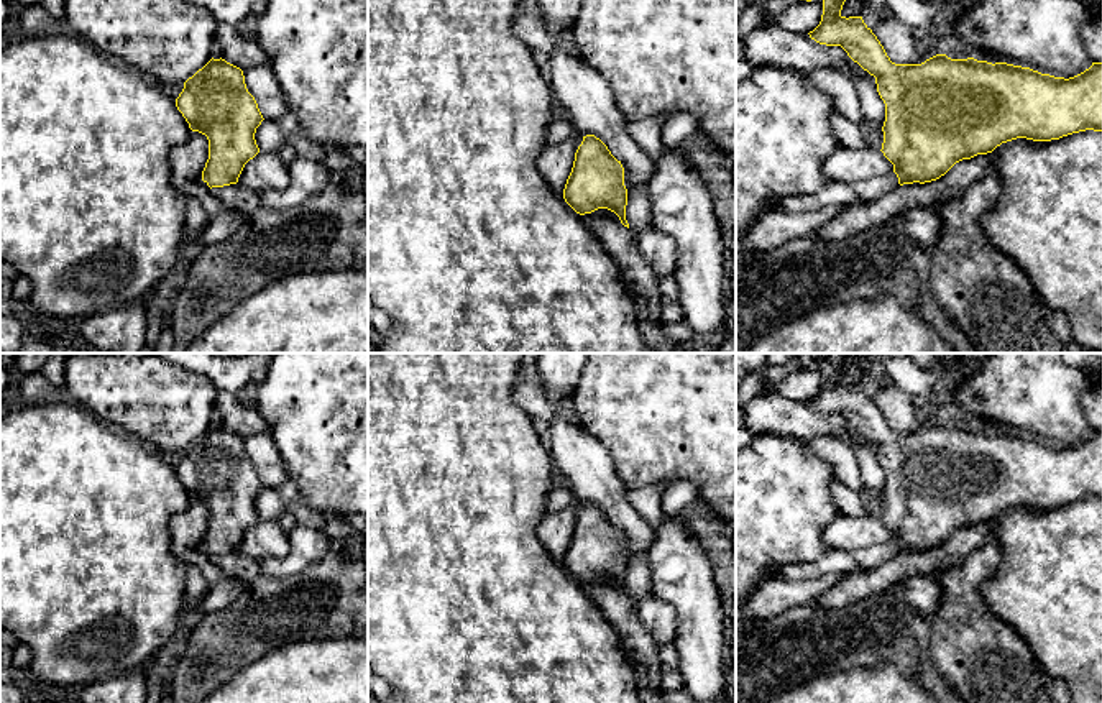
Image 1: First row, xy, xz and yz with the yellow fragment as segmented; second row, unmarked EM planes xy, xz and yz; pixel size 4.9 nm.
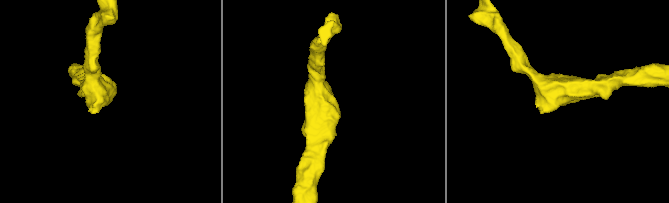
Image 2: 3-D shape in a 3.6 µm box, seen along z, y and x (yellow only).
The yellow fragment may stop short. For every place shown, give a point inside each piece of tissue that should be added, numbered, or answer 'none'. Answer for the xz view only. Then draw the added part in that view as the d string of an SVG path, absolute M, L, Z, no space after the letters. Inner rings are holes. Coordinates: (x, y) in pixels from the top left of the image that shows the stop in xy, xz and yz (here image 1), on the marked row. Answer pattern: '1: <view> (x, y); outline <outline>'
none

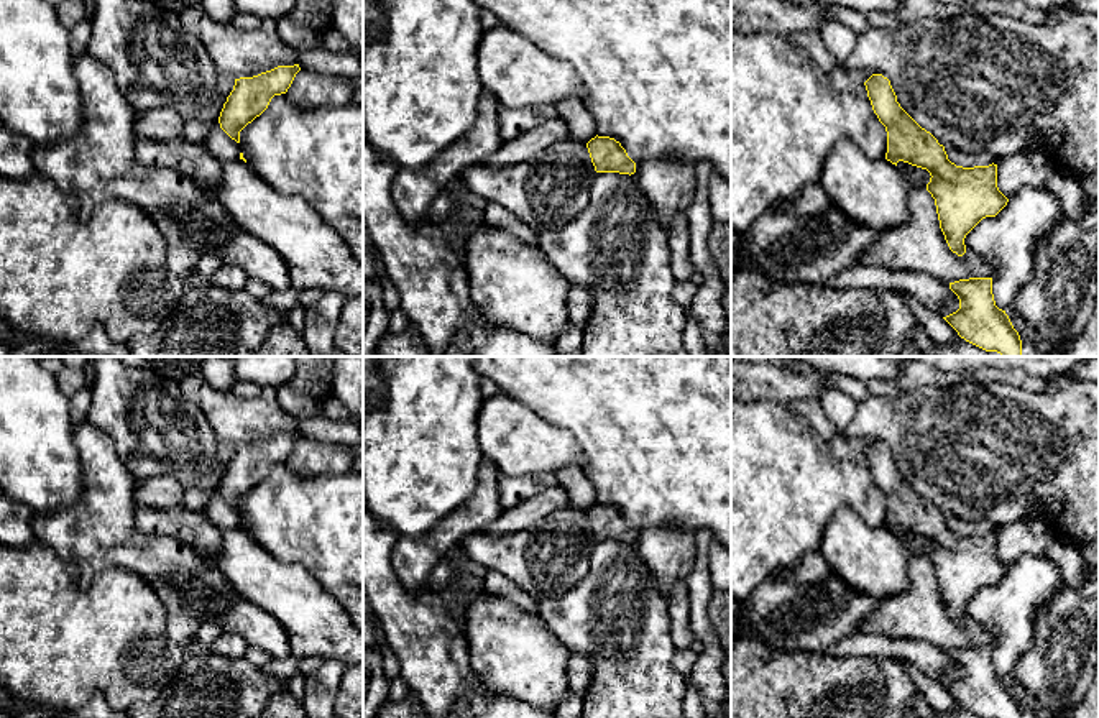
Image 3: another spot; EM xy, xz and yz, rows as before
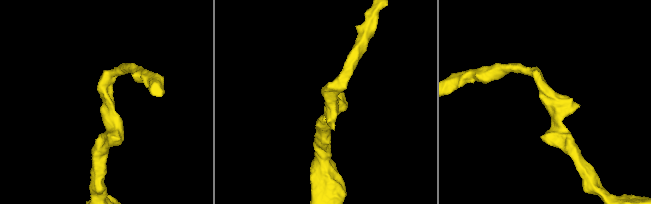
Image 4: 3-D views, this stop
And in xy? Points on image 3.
none

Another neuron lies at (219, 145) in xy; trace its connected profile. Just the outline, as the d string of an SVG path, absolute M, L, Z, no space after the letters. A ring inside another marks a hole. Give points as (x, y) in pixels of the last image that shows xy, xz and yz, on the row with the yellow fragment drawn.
M218 120L210 127L204 146L220 163L237 159L241 153L238 143L220 128Z

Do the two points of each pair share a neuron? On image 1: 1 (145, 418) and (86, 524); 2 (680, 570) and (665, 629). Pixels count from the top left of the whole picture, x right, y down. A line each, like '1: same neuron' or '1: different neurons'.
1: different neurons
2: different neurons

